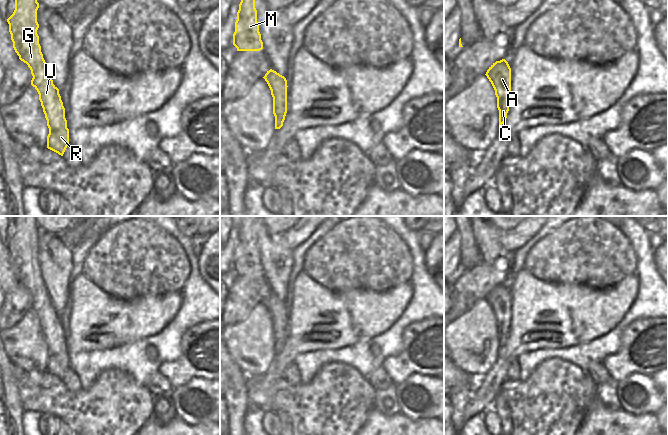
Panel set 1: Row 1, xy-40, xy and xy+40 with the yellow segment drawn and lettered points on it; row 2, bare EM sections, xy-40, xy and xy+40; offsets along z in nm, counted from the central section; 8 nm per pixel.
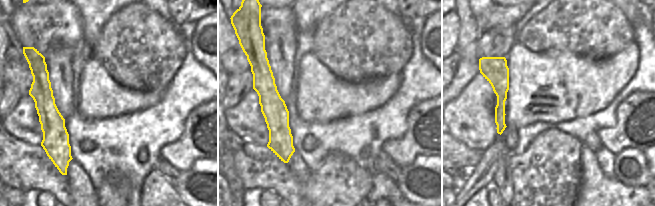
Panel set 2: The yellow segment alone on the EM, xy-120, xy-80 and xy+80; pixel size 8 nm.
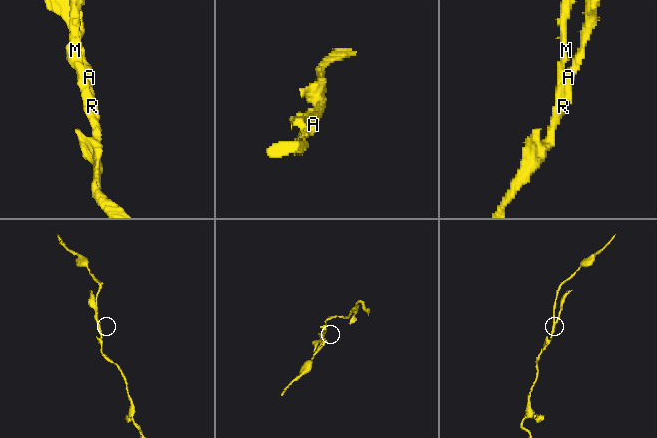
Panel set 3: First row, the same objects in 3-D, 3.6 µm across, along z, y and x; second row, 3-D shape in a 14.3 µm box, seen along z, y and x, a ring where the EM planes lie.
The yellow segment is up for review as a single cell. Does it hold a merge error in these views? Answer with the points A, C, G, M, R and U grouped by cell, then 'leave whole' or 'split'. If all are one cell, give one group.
groups A C / G M R U; split

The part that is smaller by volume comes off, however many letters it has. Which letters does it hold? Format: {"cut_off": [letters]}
{"cut_off": ["A", "C"]}

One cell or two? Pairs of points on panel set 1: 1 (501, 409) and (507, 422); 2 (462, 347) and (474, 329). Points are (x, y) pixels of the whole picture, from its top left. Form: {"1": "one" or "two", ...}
{"1": "one", "2": "one"}

